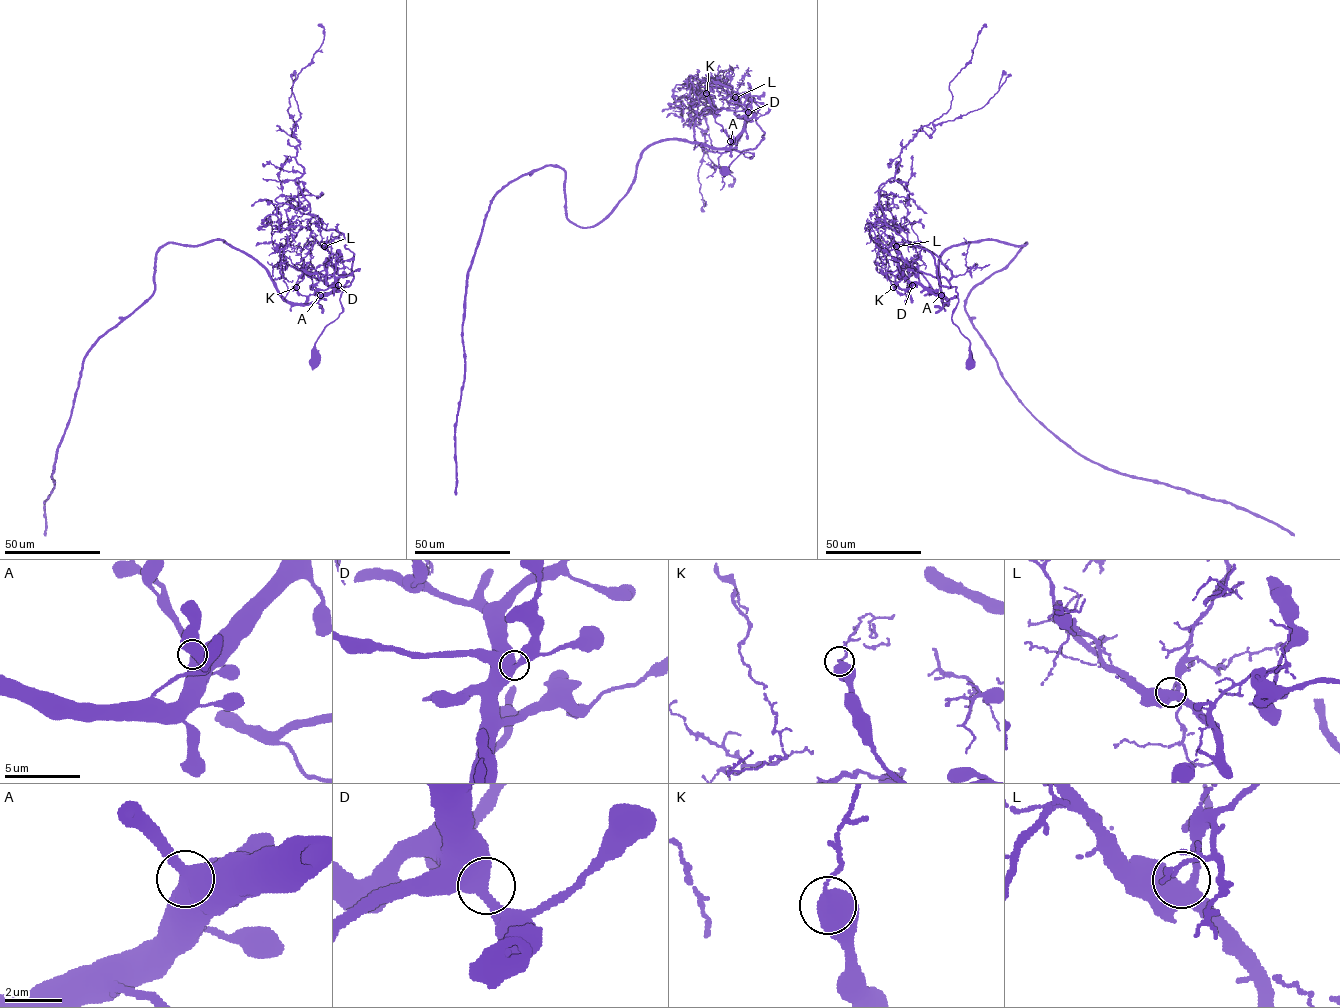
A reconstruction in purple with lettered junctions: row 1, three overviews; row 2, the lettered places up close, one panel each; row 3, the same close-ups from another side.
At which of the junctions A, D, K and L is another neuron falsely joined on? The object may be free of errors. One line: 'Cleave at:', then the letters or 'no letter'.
Cleave at: K

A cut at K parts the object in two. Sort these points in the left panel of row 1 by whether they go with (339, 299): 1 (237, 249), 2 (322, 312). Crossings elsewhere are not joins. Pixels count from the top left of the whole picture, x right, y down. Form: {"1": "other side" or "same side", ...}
{"1": "other side", "2": "other side"}

